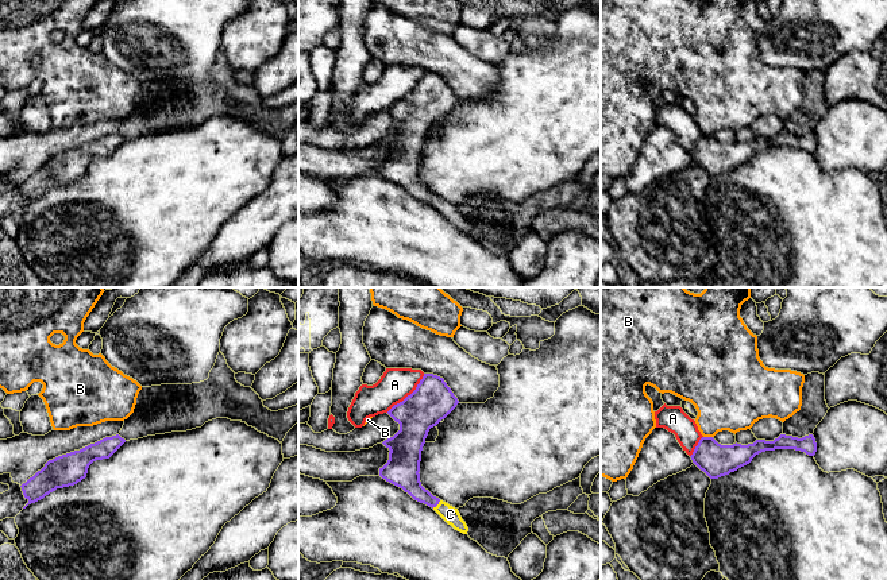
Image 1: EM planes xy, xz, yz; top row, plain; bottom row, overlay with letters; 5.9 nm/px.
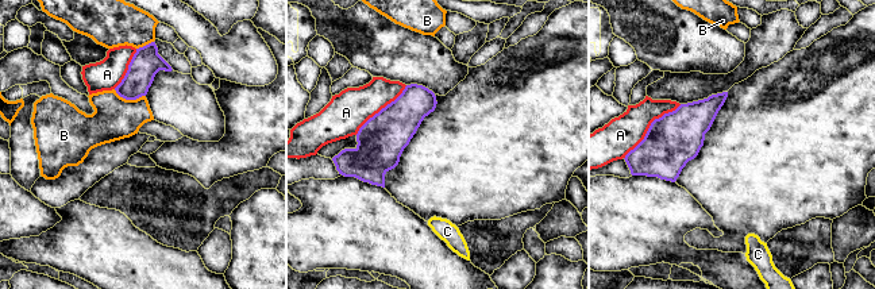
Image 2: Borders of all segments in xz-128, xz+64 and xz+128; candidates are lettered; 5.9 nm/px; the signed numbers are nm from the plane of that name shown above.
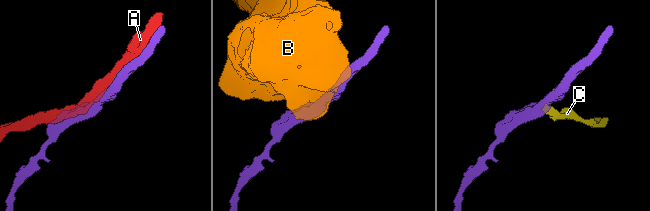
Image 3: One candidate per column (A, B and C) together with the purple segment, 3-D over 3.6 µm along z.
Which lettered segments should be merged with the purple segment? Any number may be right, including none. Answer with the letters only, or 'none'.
C

